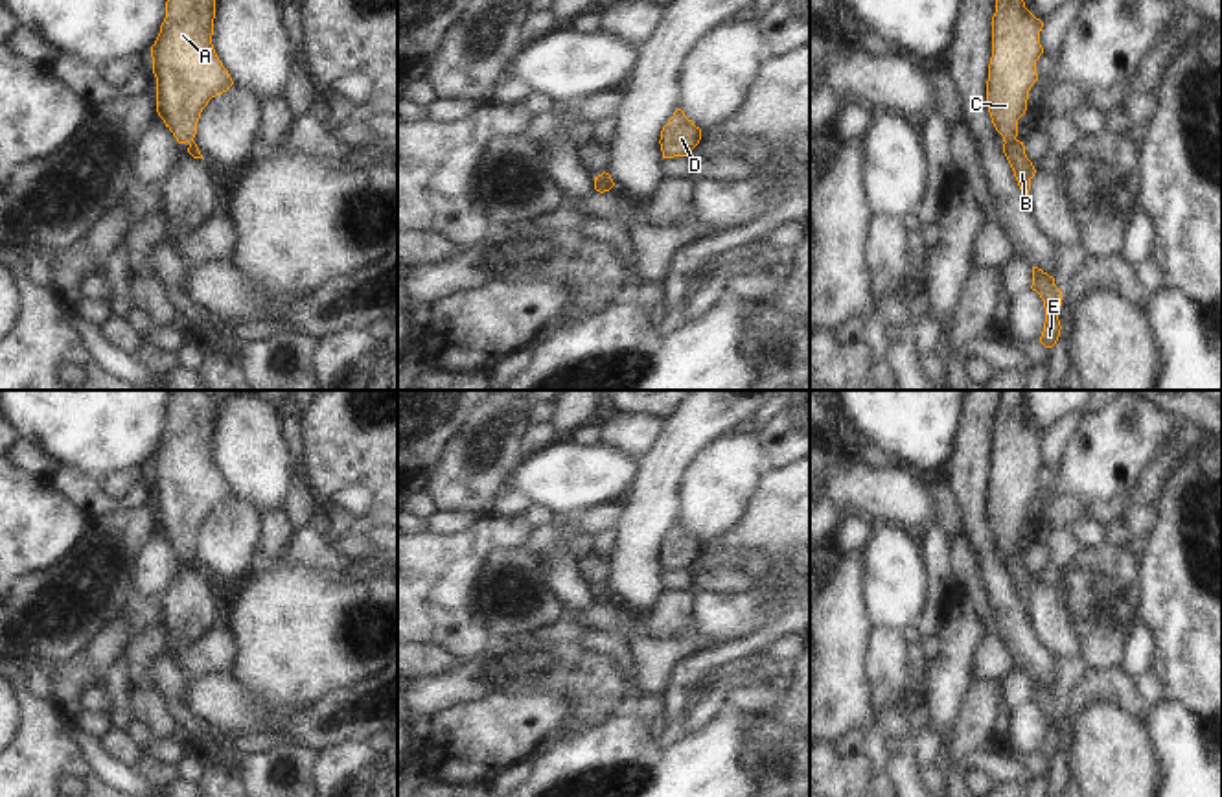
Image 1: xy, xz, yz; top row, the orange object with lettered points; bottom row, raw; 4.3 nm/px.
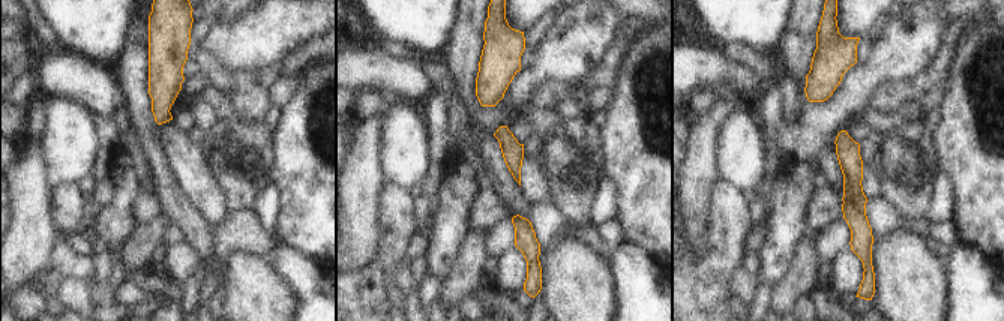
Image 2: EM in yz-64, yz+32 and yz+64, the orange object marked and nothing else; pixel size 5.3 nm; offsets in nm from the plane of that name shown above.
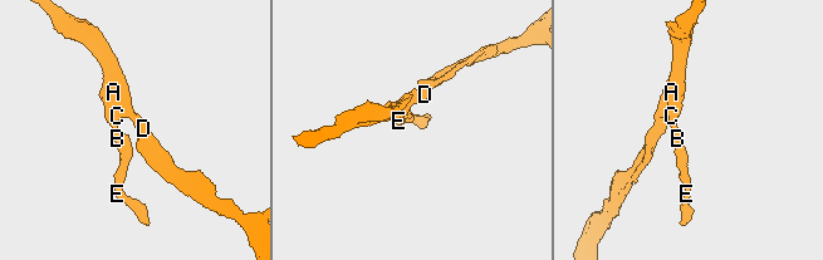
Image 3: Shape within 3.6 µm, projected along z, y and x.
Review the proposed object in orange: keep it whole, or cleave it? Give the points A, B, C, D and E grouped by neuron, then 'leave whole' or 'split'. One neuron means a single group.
groups A B C D E; leave whole

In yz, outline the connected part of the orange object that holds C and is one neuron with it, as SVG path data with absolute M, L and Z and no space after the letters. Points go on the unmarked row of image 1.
M1003 390L992 429L992 469L988 477L986 517L996 543L1003 549L1003 565L1014 583L1020 602L1029 607L1036 582L1018 549L1018 532L1027 523L1031 499L1038 493L1036 473L1043 466L1040 444L1043 434L1023 414L1023 390Z

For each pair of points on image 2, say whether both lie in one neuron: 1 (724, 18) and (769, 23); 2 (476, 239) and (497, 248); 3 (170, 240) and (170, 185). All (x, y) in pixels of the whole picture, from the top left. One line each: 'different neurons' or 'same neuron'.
1: same neuron
2: different neurons
3: different neurons

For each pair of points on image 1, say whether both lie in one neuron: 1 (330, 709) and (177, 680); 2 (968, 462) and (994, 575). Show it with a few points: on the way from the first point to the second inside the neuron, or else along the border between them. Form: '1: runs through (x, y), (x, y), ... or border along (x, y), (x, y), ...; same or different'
1: border along (190, 678), (183, 700); different
2: runs through (970, 490), (974, 521), (985, 547); same

